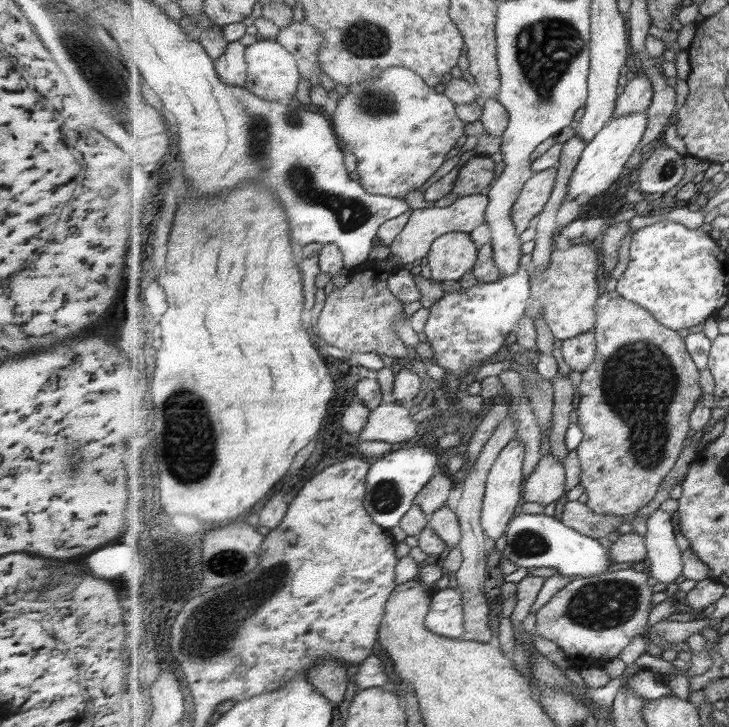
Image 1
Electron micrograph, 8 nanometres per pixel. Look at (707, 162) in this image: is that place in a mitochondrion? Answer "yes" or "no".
no

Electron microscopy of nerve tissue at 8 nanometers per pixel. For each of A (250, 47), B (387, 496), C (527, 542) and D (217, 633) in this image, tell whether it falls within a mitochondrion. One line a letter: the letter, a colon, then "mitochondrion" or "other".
A: other
B: mitochondrion
C: mitochondrion
D: mitochondrion

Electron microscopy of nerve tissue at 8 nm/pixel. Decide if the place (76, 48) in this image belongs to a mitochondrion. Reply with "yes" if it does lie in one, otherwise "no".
yes

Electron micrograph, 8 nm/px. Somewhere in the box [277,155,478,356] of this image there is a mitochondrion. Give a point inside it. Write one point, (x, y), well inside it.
(351, 214)

